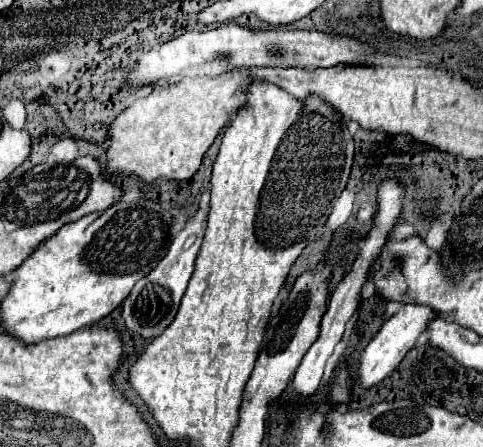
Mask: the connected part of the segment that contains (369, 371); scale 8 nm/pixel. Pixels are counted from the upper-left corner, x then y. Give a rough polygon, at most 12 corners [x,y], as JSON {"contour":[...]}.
{"contour":[[406,304],[360,354],[360,384],[372,388],[402,362],[428,306]]}

